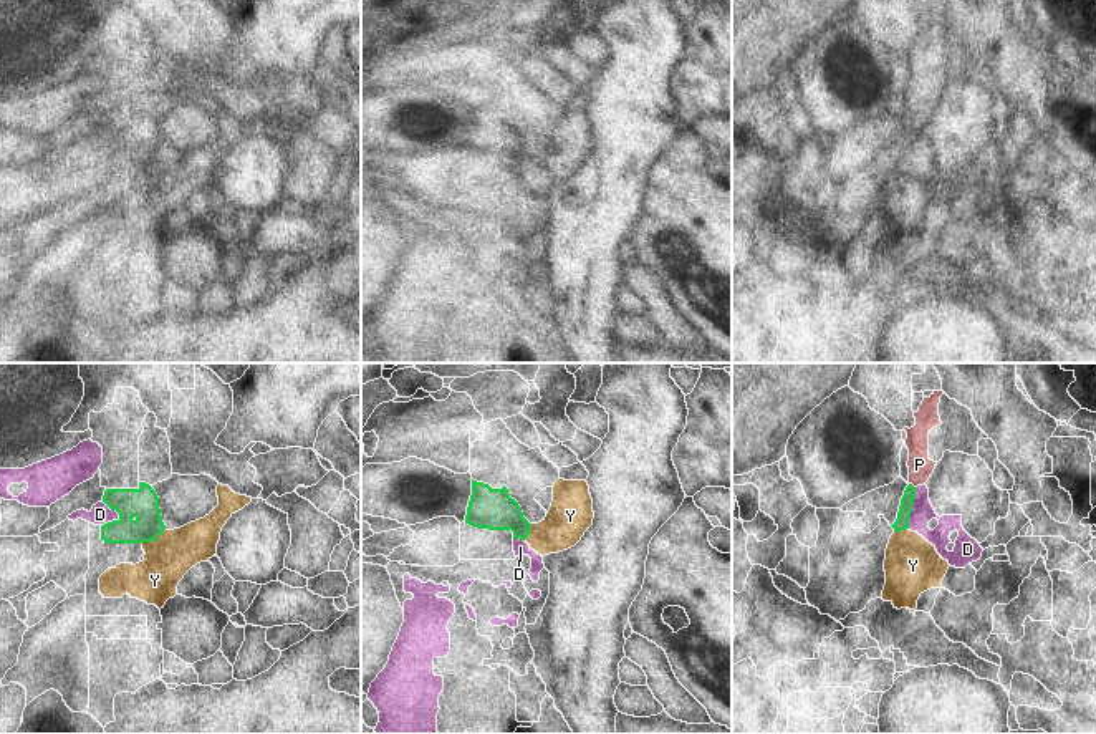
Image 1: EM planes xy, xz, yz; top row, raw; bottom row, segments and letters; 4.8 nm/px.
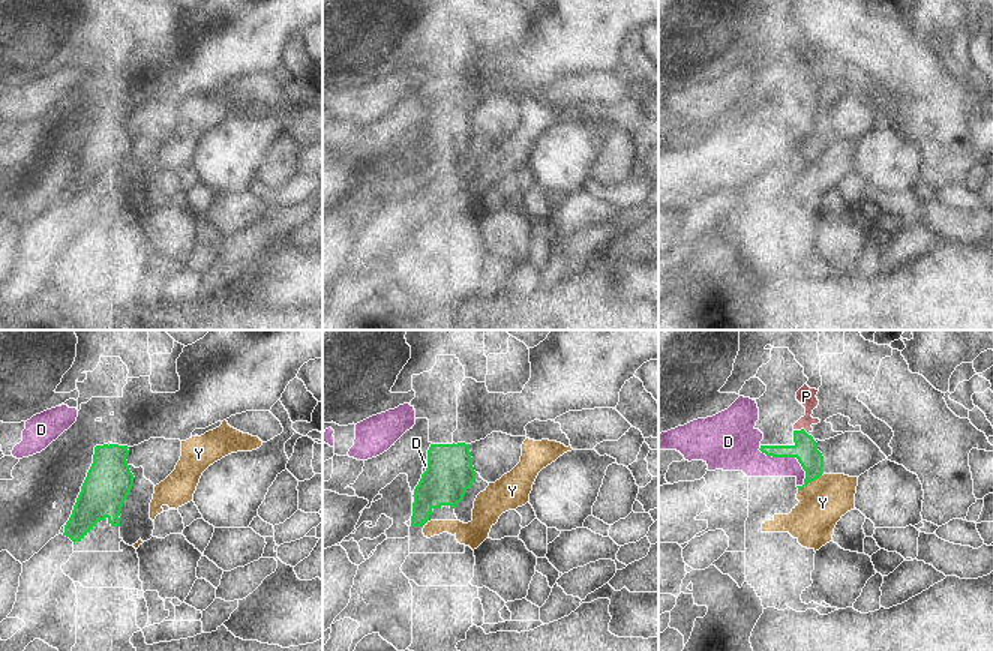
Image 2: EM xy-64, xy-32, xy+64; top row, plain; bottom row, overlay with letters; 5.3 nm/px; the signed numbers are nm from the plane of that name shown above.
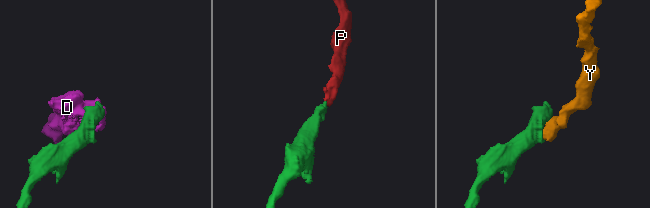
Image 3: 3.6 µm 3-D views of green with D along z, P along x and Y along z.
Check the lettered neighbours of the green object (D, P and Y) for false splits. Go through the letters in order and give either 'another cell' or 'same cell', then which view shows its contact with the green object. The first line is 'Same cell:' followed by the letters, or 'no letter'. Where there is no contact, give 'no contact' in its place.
Same cell: P
D: another cell | yz
P: same cell | yz
Y: another cell | xy

